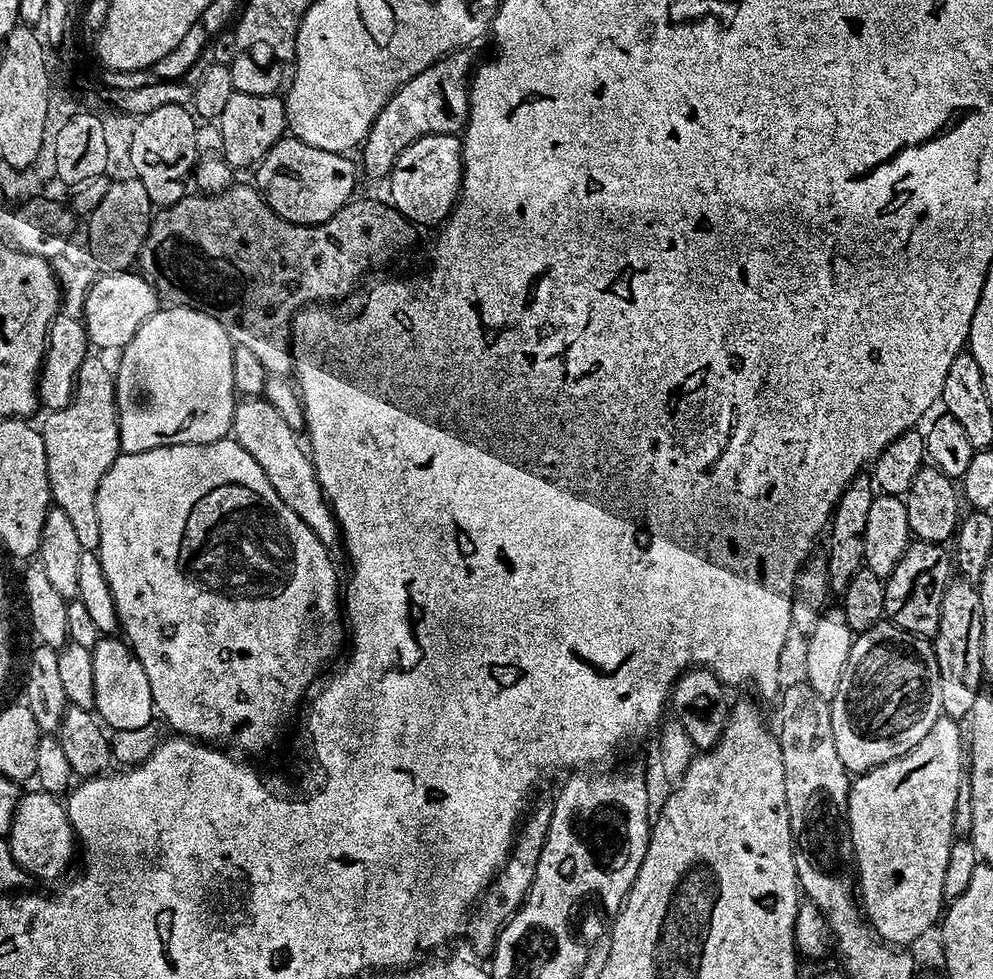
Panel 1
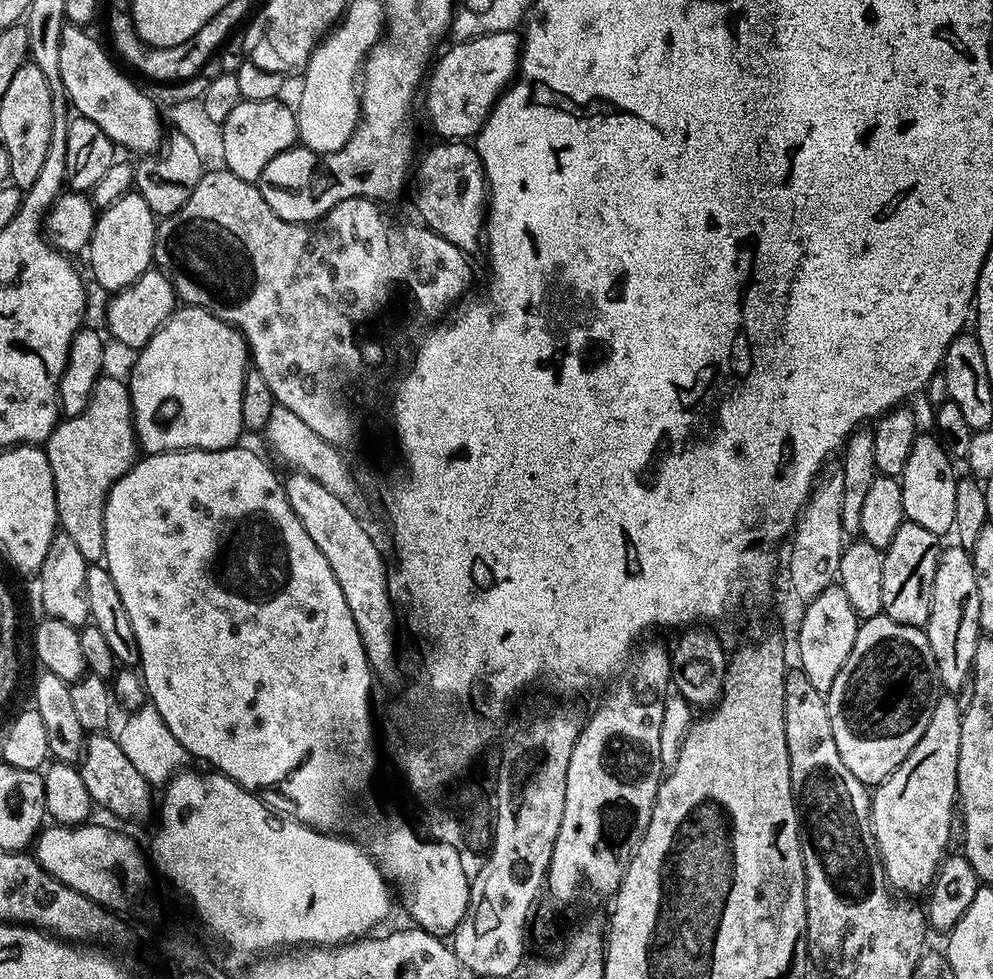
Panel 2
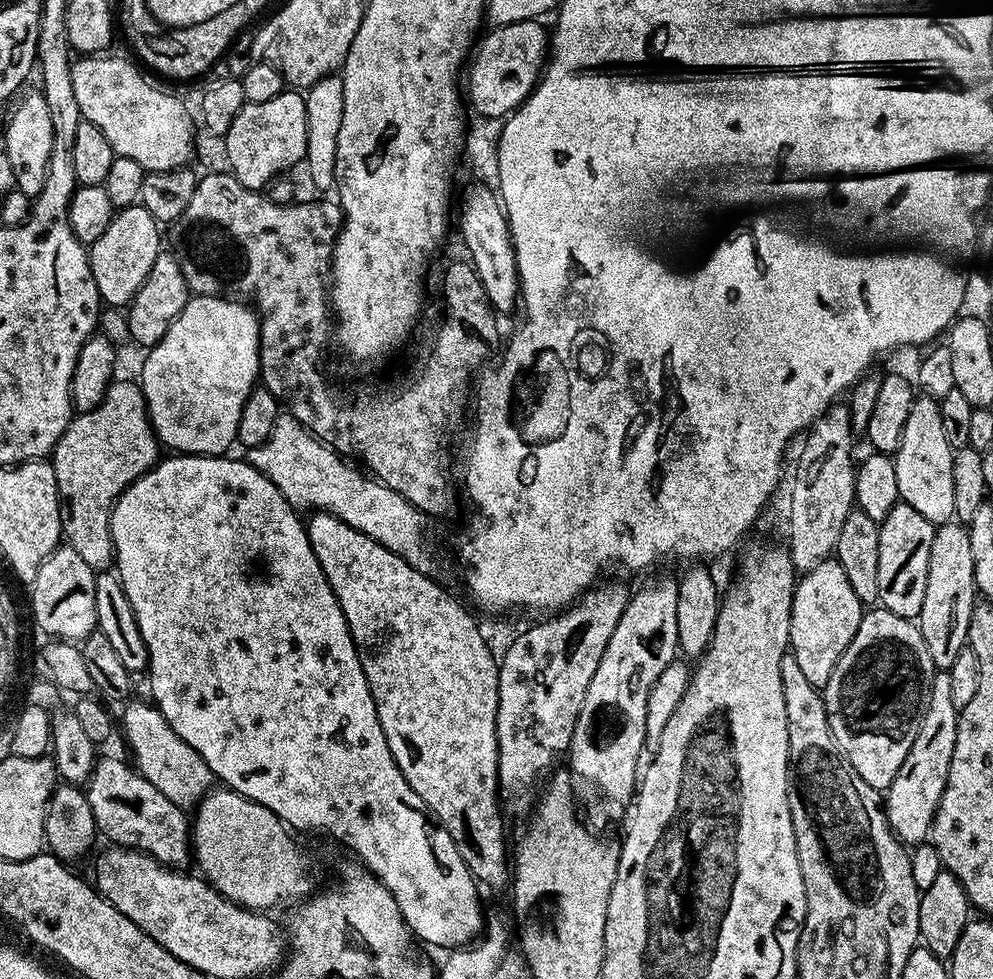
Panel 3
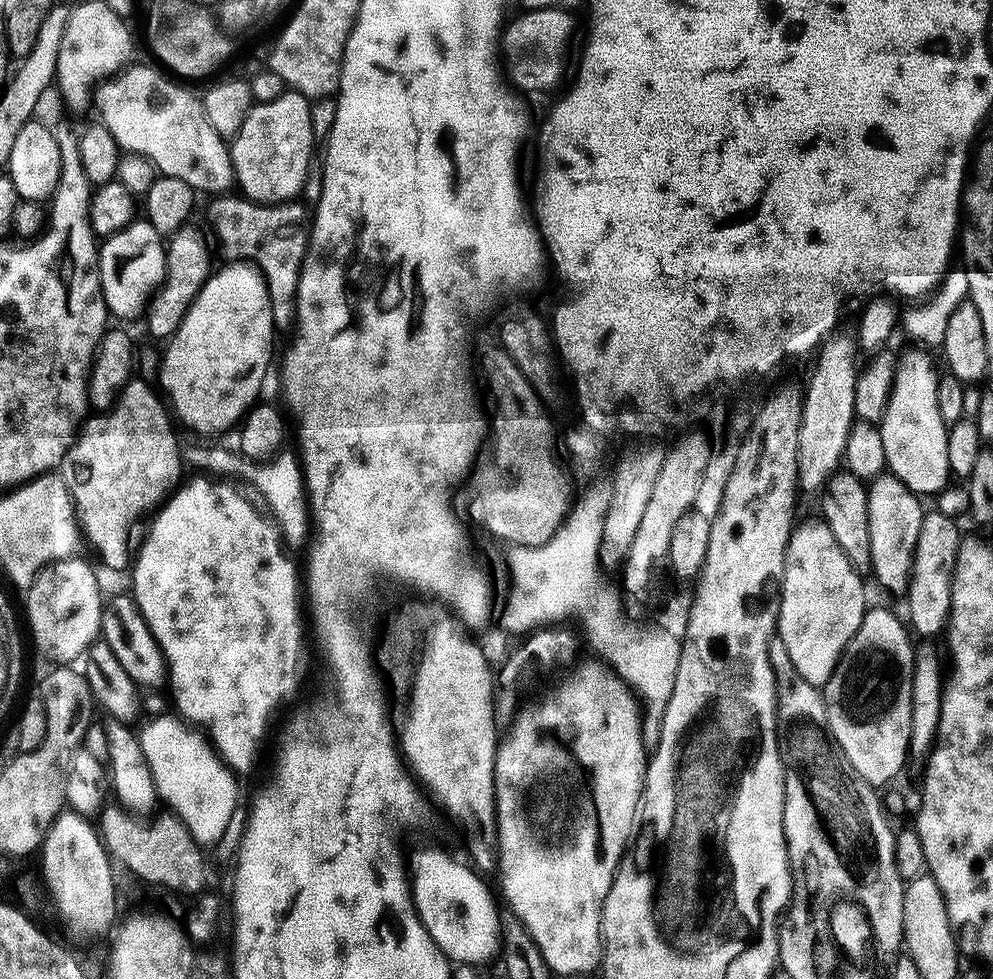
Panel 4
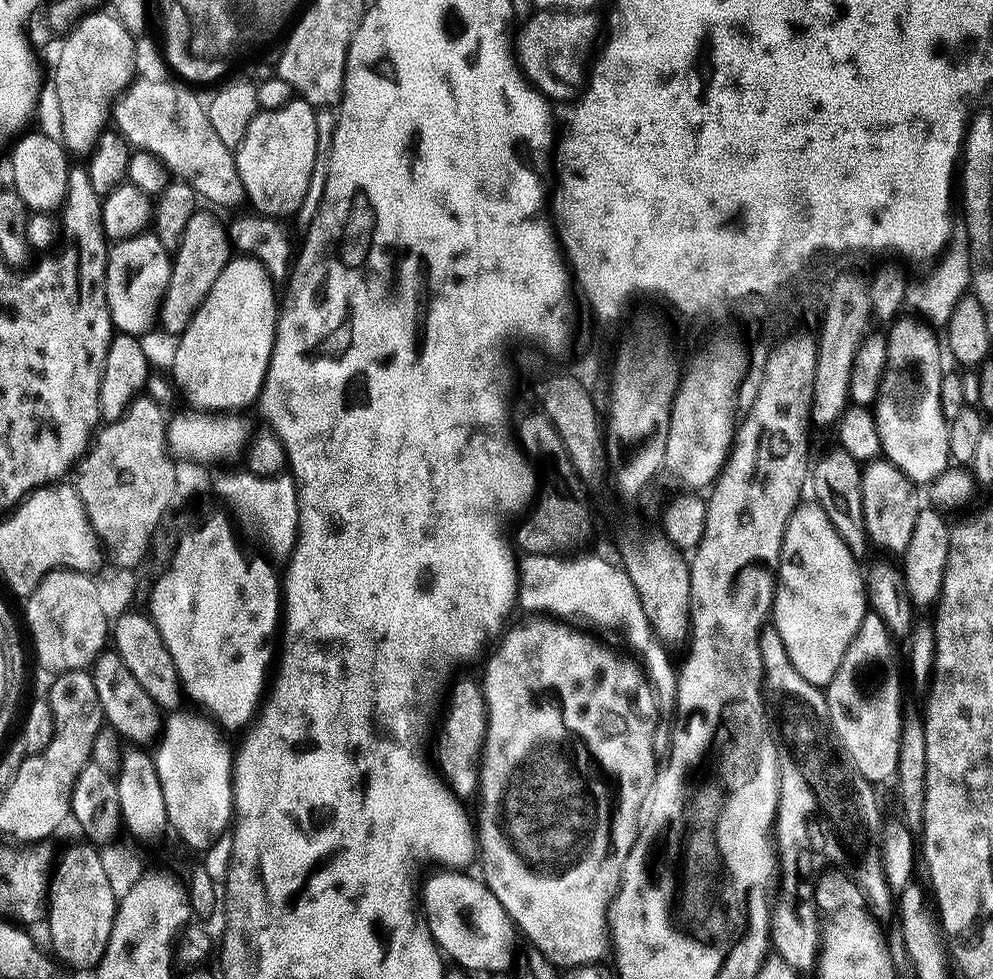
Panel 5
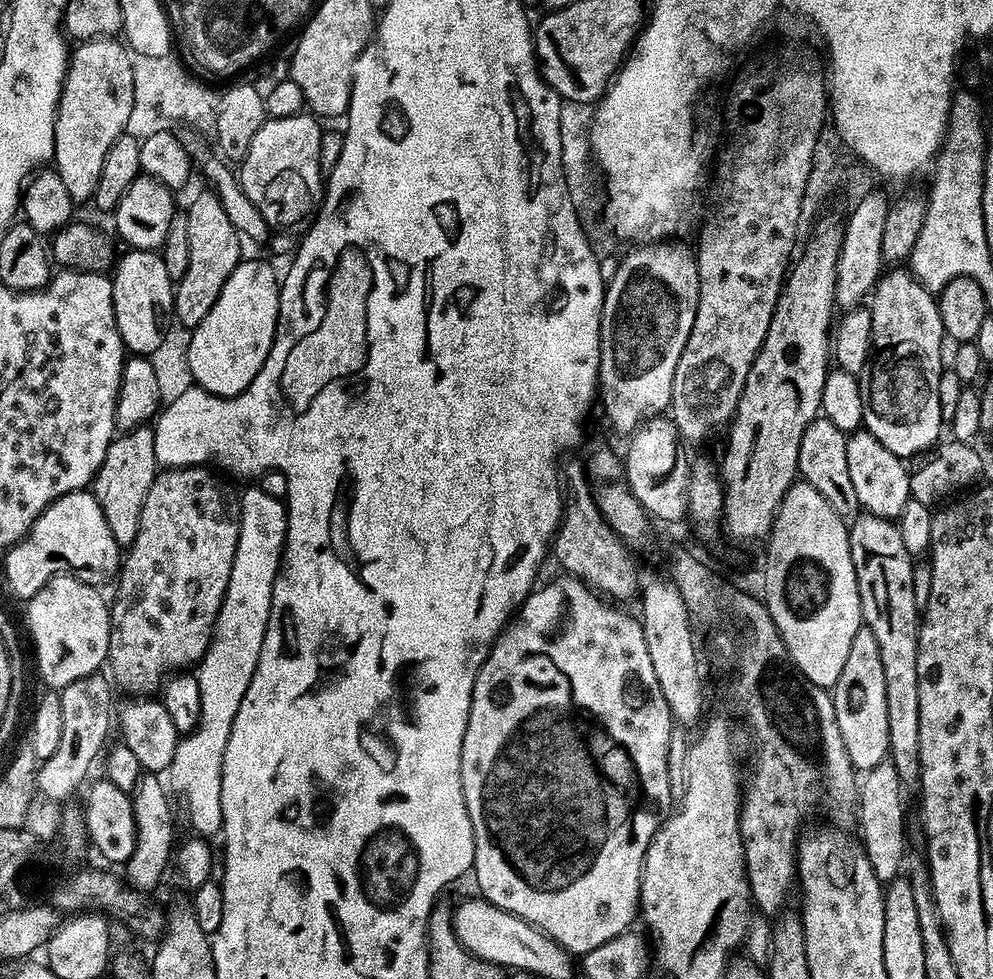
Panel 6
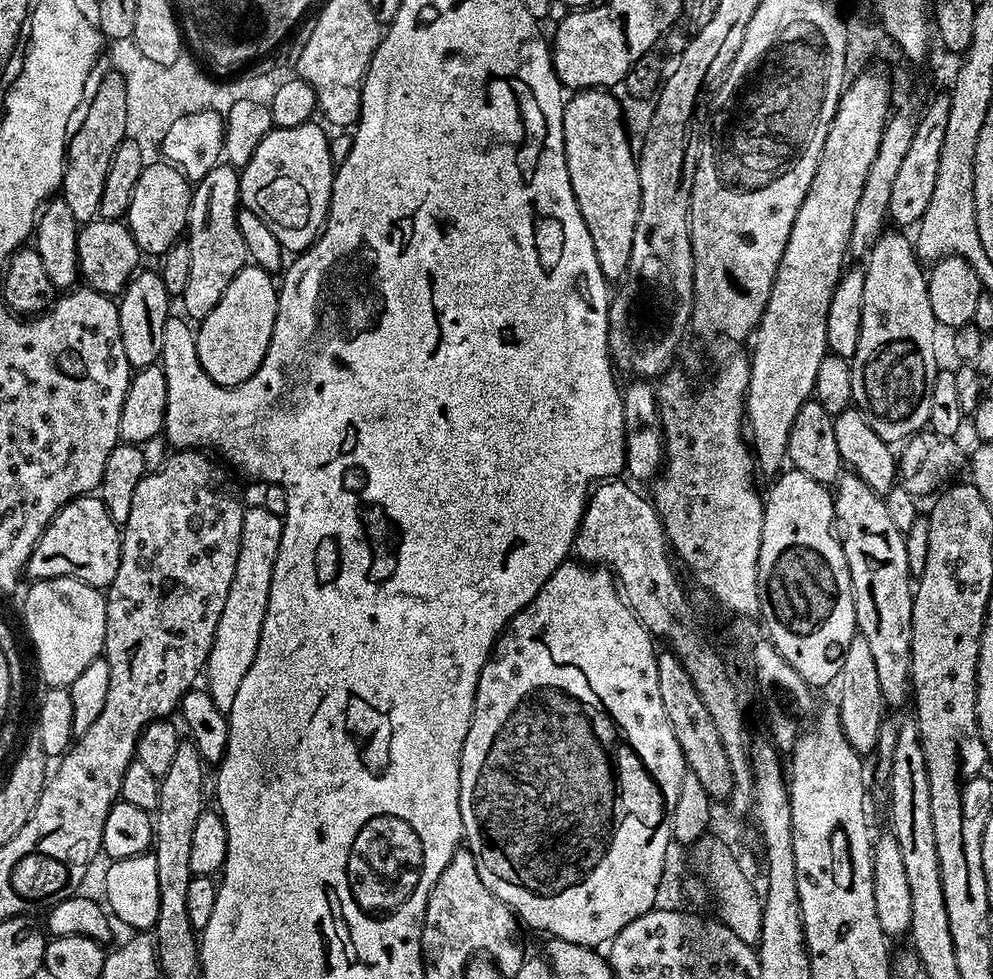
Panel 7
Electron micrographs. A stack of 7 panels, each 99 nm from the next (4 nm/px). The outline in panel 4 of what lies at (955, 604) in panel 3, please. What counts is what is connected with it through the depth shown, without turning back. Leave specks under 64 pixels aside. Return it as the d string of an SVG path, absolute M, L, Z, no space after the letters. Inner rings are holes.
M937 510L927 511L922 522L921 536L915 550L911 584L906 593L908 600L907 623L917 637L936 636L948 626L948 615L952 613L952 575L960 549L962 533L958 522Z

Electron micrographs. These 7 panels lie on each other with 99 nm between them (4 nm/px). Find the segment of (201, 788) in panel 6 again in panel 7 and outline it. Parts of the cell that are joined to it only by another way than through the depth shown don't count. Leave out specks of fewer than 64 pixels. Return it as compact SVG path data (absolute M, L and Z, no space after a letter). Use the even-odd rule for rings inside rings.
M261 505L247 507L244 511L234 582L230 582L226 606L222 606L222 618L218 618L218 630L214 634L206 665L206 691L212 696L214 706L218 706L225 714L234 706L234 698L242 687L242 678L246 678L246 673L254 662L254 654L258 654L258 638L262 634L262 622L268 613L270 582L283 529L283 519Z

